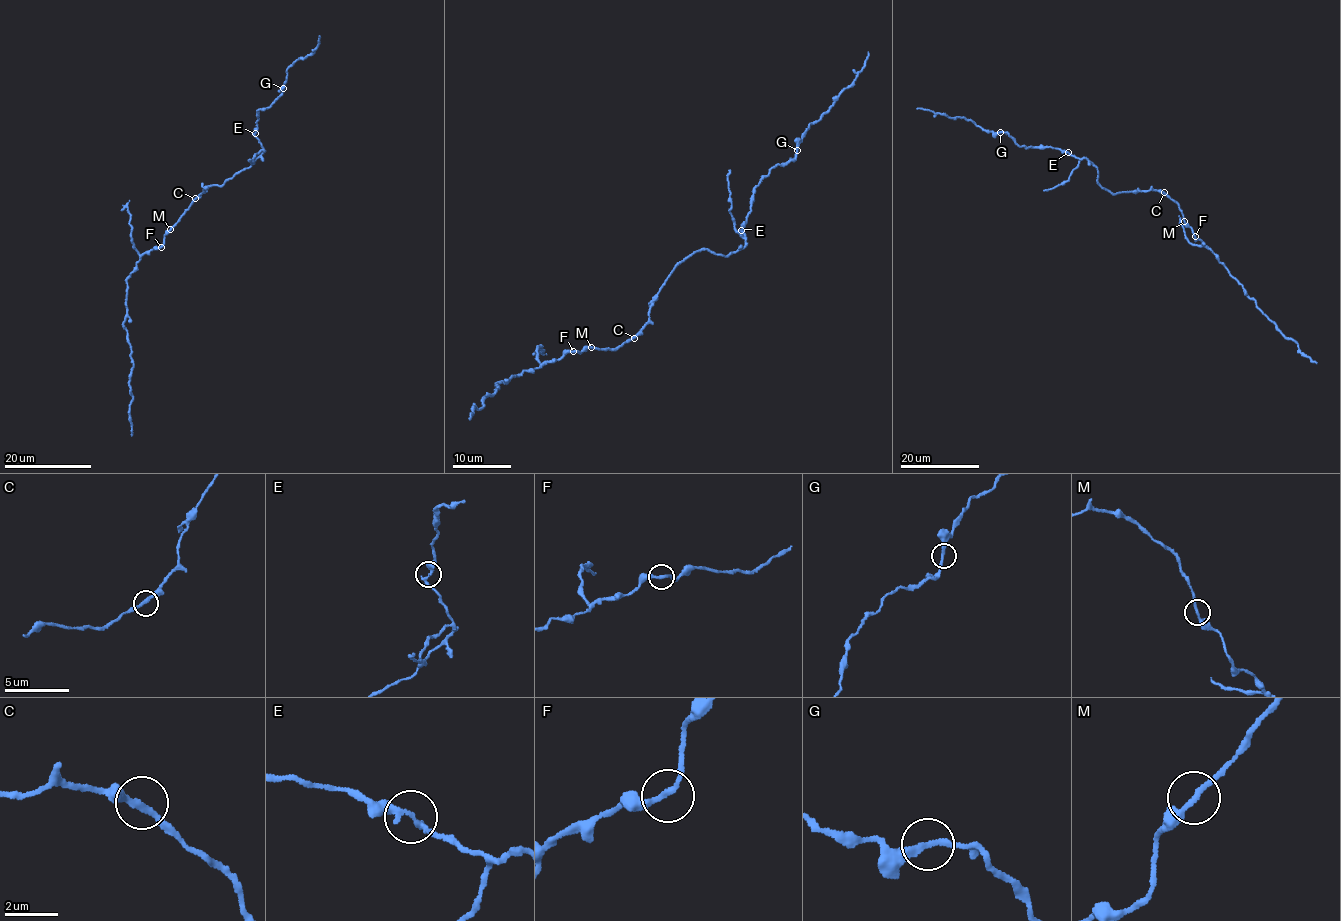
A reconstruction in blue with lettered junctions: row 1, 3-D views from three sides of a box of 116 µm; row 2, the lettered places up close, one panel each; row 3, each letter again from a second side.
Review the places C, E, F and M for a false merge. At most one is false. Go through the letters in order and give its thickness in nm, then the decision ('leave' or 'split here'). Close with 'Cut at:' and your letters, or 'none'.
C: 220 nm thick; leave
E: 220 nm thick; leave
F: 220 nm thick; leave
M: 200 nm thick; leave
Cut at: none

